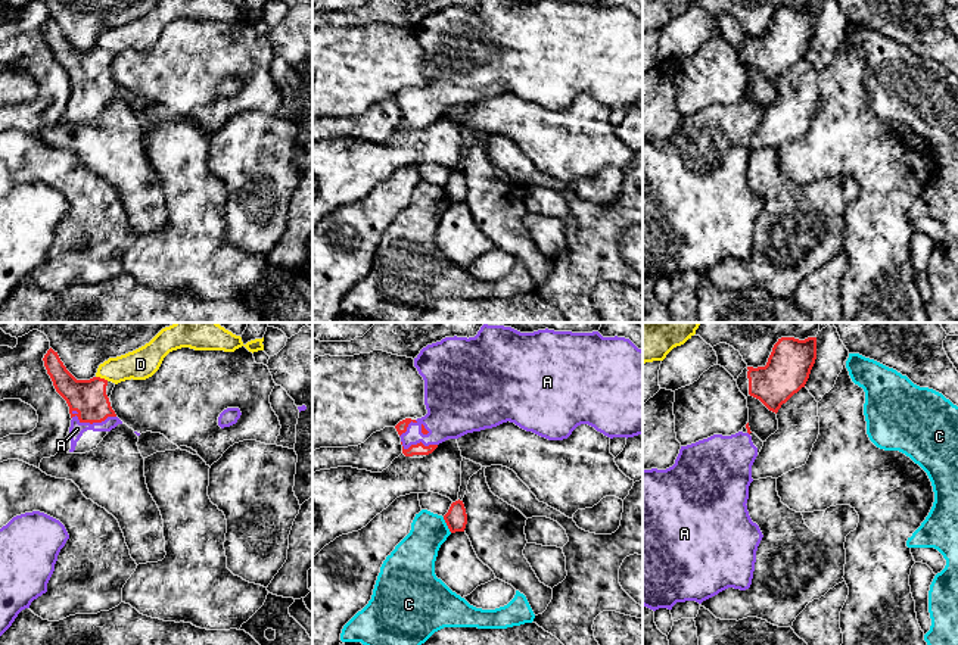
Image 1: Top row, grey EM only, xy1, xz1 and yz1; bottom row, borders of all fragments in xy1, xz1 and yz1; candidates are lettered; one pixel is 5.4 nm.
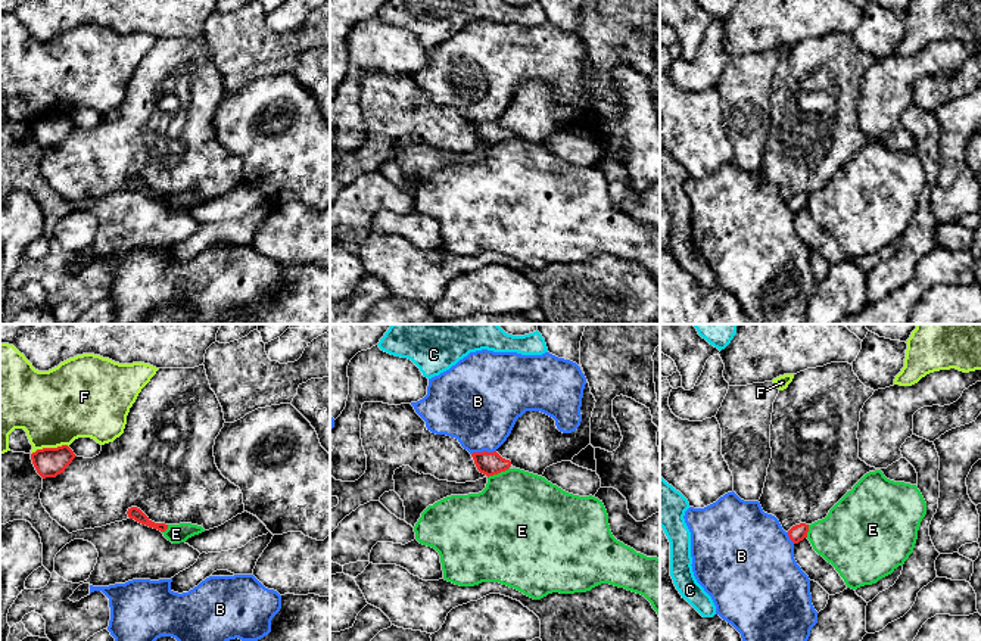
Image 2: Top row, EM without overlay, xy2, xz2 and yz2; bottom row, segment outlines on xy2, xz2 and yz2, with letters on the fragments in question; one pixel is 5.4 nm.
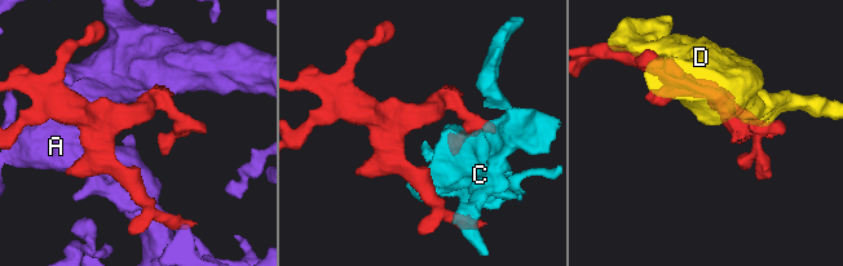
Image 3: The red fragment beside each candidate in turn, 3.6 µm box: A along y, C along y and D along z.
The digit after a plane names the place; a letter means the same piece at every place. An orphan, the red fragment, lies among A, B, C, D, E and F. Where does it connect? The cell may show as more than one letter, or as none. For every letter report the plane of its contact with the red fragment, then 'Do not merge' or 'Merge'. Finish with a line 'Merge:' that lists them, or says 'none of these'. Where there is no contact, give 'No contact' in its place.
A: Touches red in xy1. Merge
B: Touches red in xz2. Do not merge
C: Touches red in xz1. Do not merge
D: Touches red in xy1. Do not merge
E: Touches red in xz2. Do not merge
F: Touches red in xy2. Do not merge
Merge: A

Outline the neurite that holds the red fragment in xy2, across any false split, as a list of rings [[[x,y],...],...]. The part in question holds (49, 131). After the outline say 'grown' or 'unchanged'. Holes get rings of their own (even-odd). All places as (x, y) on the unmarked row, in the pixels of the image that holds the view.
[[[68,115],[43,118],[31,124],[32,134],[43,149],[63,143],[75,127]]] | unchanged

